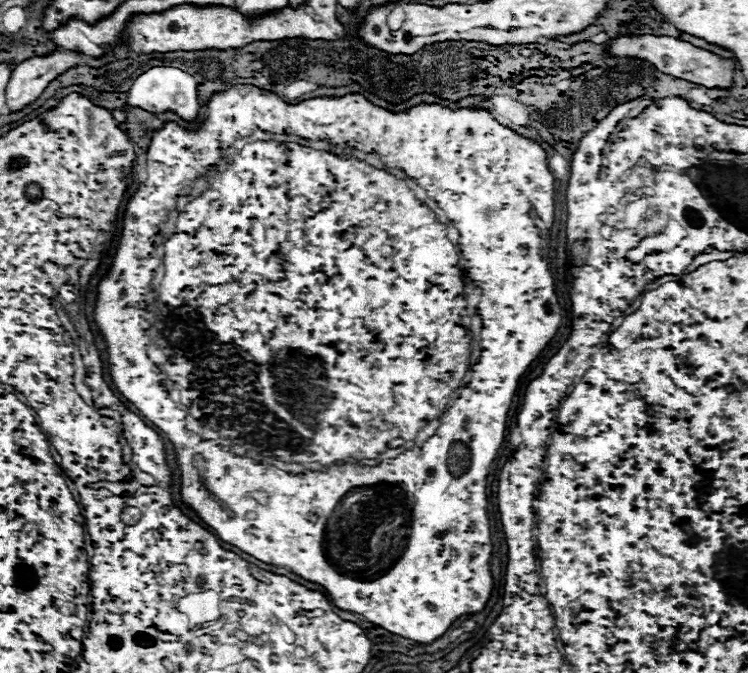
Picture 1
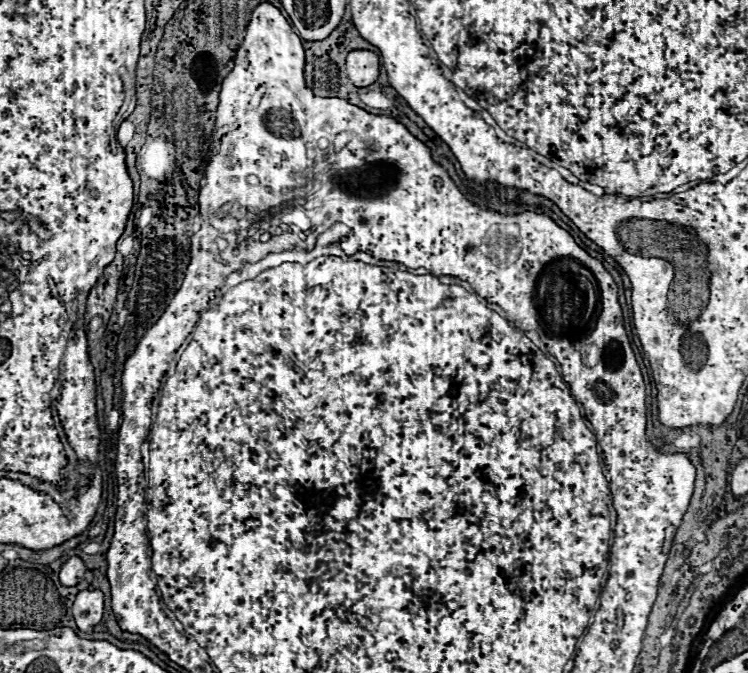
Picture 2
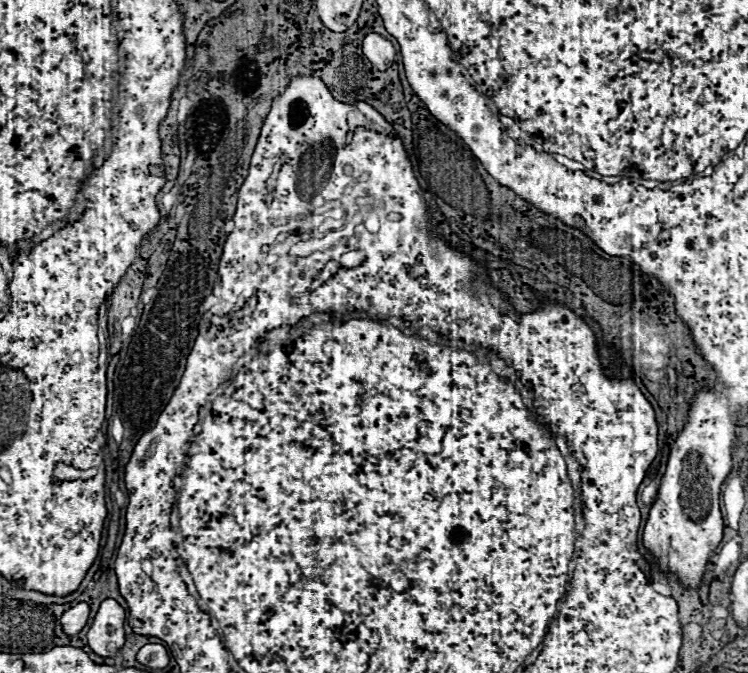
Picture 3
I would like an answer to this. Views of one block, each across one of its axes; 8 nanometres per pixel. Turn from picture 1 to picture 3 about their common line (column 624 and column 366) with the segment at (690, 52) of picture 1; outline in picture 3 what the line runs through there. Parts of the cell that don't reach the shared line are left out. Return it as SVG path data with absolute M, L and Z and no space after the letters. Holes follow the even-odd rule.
M372 32L364 38L364 44L362 44L362 50L366 54L366 58L378 68L378 70L388 70L392 64L394 64L394 56L396 56L396 50L392 46L392 42L388 42L386 38L382 38L380 34Z

